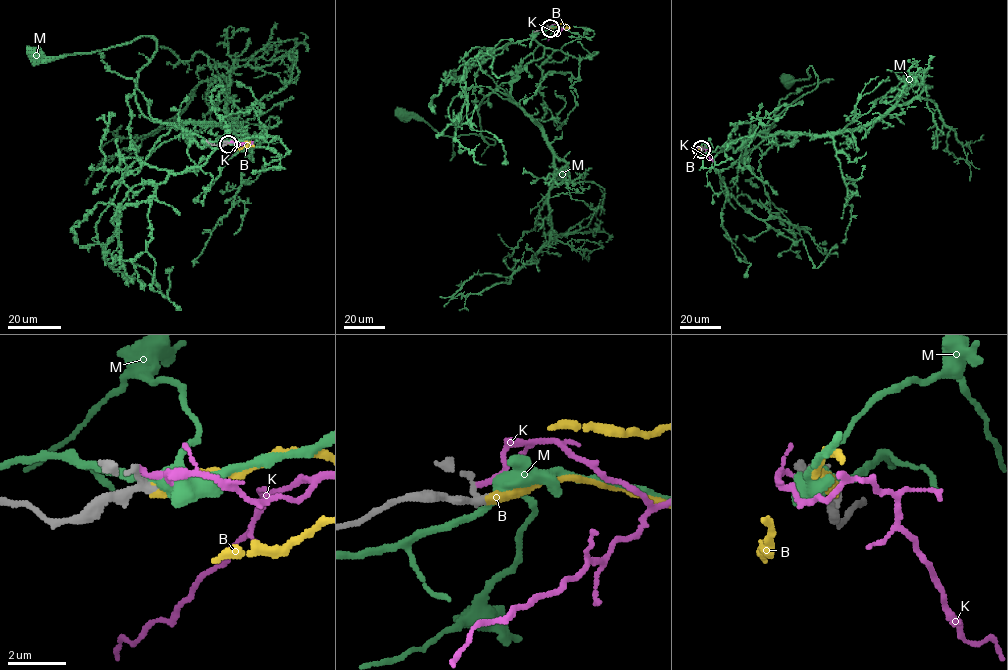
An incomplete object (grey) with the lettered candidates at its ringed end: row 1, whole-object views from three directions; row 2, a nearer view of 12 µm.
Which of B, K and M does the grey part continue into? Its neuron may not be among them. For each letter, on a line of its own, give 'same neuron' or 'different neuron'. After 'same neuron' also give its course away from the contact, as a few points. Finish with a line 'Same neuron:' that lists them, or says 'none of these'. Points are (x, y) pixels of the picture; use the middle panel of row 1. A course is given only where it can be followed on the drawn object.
B: same neuron; it runs (550, 28), (566, 26), (554, 23)
K: different neuron
M: different neuron
Same neuron: B

